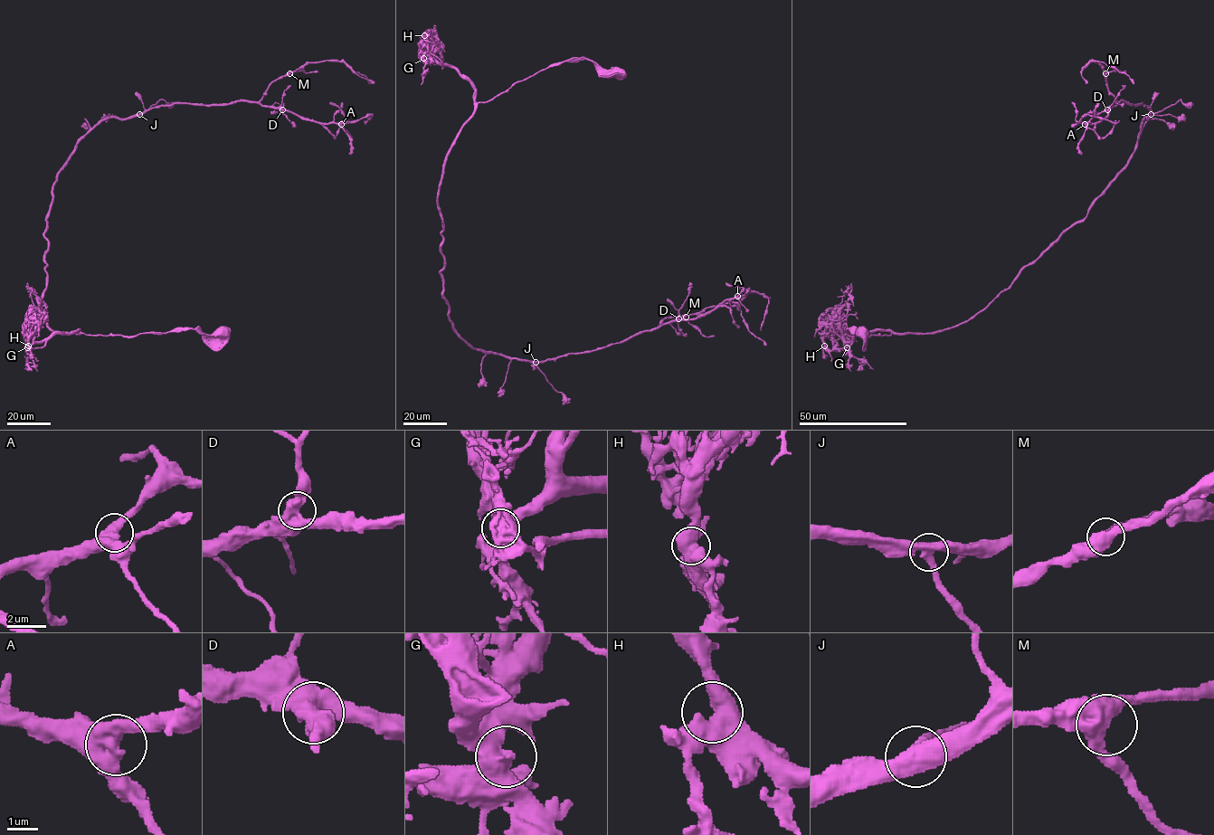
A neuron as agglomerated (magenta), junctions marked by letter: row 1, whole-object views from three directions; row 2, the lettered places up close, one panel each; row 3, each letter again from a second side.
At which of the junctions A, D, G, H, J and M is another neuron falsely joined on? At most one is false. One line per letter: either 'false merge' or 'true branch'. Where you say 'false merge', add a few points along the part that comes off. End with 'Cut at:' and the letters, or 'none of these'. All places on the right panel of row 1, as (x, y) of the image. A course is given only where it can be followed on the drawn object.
A: true branch
D: true branch
G: true branch
H: true branch
J: true branch
M: true branch
Cut at: none of these

